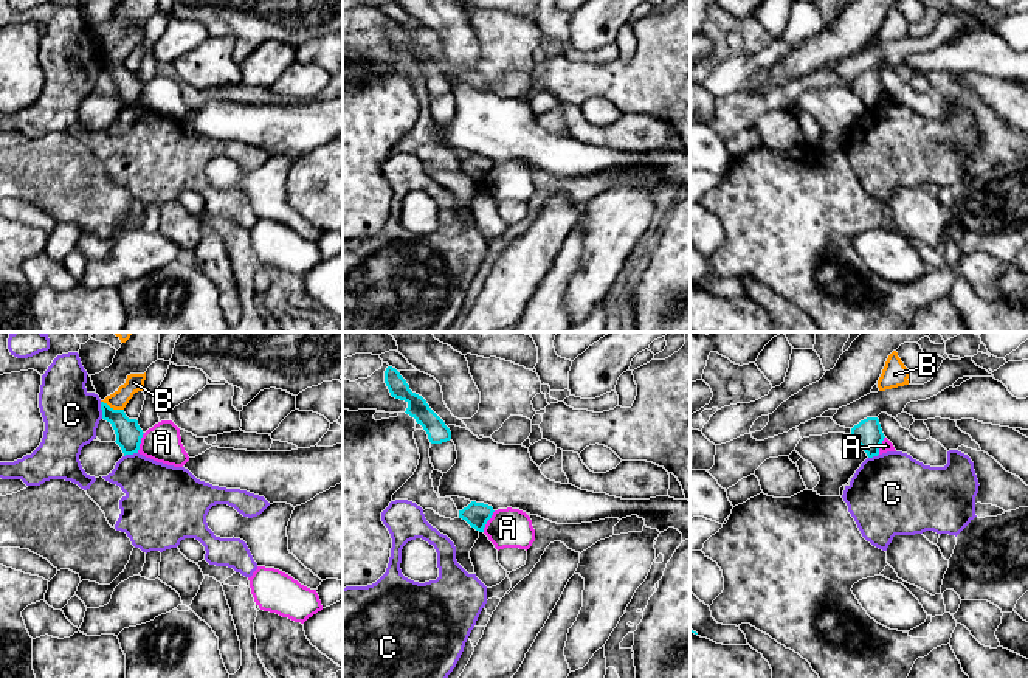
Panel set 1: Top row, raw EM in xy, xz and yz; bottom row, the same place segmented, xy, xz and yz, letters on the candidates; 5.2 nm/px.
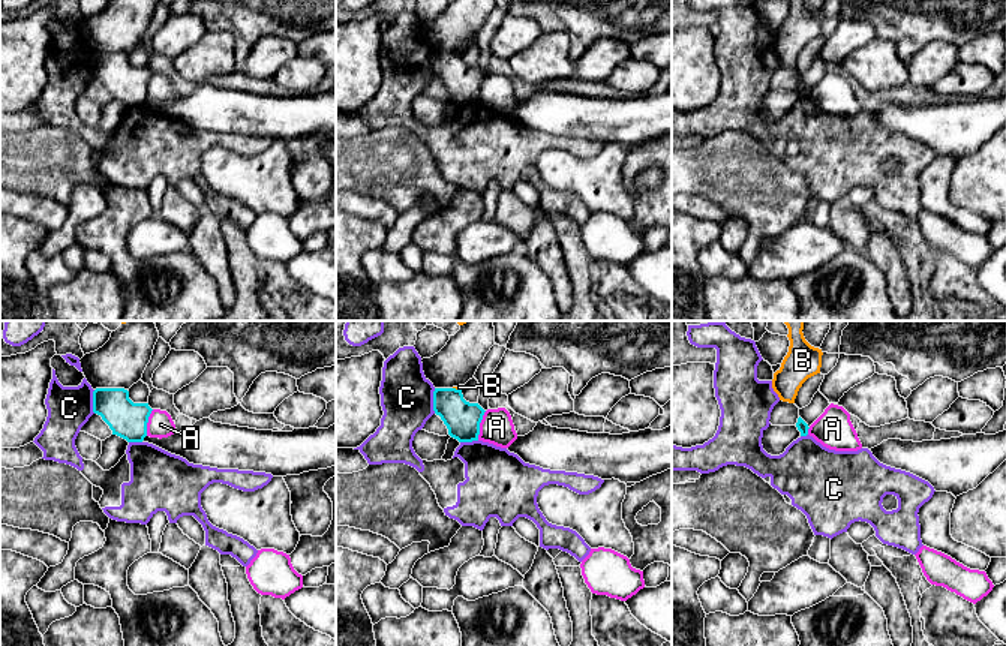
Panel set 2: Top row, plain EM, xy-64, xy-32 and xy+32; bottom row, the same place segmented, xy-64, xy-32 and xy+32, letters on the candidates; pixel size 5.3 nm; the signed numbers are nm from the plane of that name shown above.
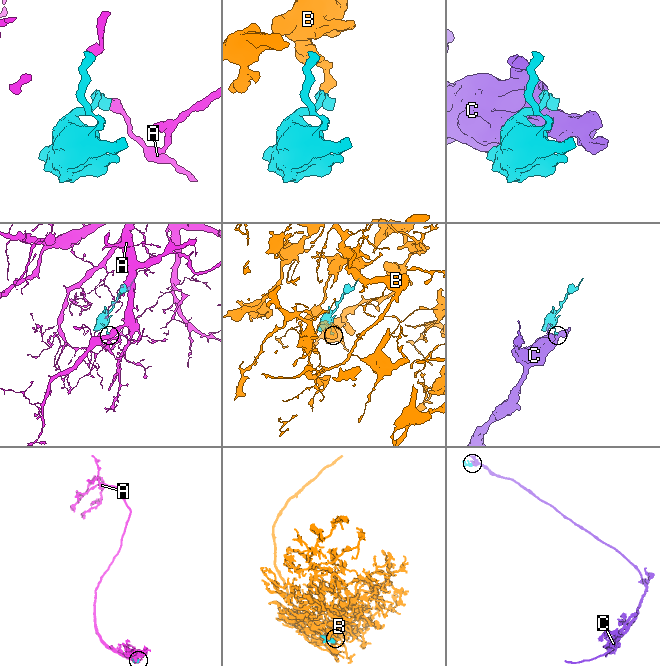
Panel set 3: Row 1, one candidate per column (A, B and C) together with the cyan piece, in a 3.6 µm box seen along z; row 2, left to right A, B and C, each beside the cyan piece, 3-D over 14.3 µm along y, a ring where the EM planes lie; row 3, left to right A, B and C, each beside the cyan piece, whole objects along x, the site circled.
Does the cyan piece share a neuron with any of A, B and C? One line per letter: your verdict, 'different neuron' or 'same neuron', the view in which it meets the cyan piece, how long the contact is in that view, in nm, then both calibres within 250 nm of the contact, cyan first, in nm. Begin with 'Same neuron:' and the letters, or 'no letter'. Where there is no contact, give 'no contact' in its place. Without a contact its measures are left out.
Same neuron: no letter
A: different neuron | xz | 130 nm | 130/200 nm
B: different neuron | xy | 130 nm | 130/90 nm
C: different neuron | xy | 90 nm | 130/280 nm

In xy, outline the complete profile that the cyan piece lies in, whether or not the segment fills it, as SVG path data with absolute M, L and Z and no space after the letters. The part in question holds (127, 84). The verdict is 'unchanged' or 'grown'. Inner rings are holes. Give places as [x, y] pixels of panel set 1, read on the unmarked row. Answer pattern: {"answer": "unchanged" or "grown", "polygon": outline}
{"answer": "unchanged", "polygon": "M101 54L101 62L102 71L112 76L116 87L115 95L121 99L124 109L138 106L144 87L138 73L129 71L124 62L113 62L104 54Z"}

